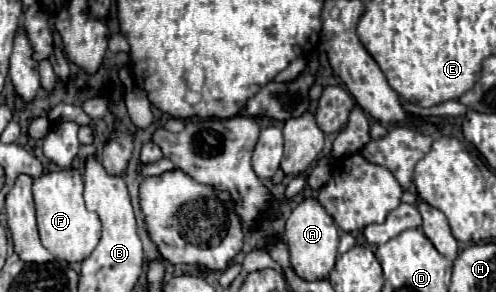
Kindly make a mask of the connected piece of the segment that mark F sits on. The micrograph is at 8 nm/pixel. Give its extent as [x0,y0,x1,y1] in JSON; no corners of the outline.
[33,170,101,264]

